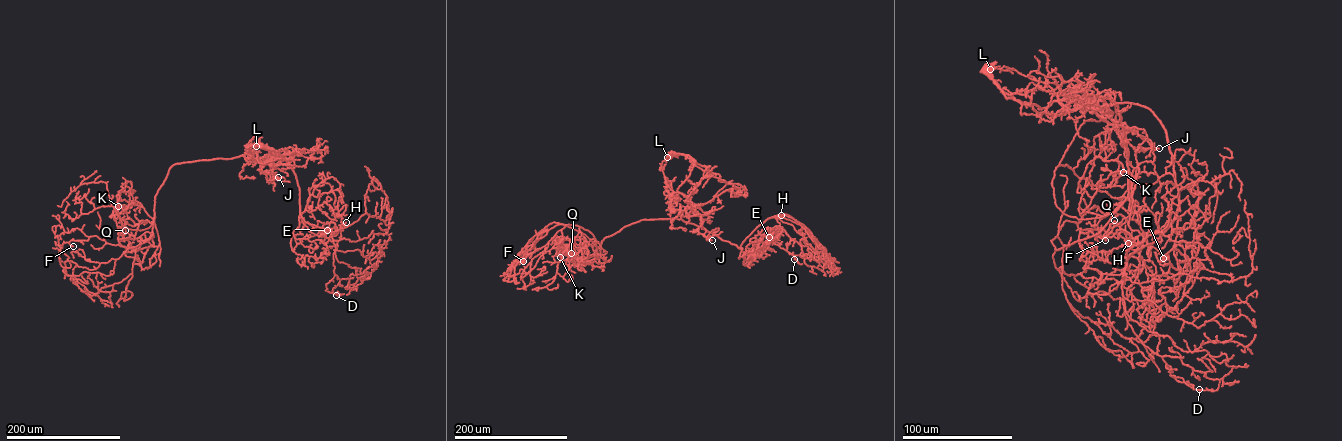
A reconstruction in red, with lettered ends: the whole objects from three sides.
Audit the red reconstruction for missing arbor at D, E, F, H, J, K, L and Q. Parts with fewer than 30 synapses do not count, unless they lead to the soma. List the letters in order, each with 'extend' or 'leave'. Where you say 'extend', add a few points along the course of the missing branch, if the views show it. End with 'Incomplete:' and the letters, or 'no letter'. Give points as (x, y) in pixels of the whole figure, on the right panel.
D: leave
E: leave
F: leave
H: extend | (1128, 243), (1140, 222), (1137, 205), (1143, 185), (1177, 164), (1193, 165), (1215, 137), (1223, 135)
J: leave
K: leave
L: leave
Q: leave
Incomplete: H

